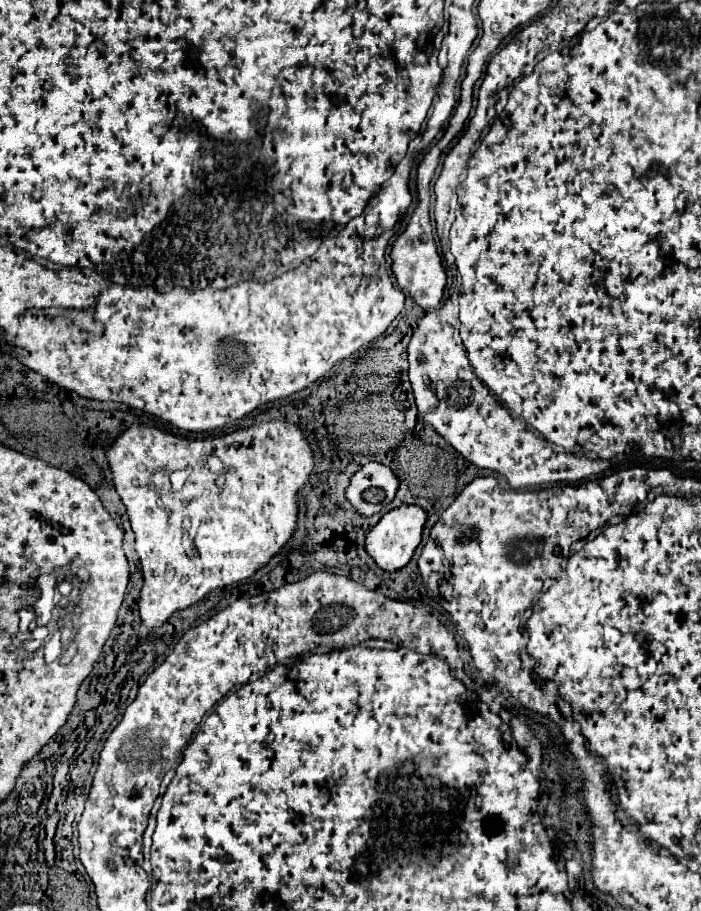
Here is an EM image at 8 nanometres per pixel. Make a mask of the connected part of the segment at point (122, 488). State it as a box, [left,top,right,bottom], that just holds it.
[106,421,314,635]

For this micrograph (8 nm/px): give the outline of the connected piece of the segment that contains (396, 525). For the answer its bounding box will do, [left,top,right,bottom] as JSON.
[366,505,426,571]

